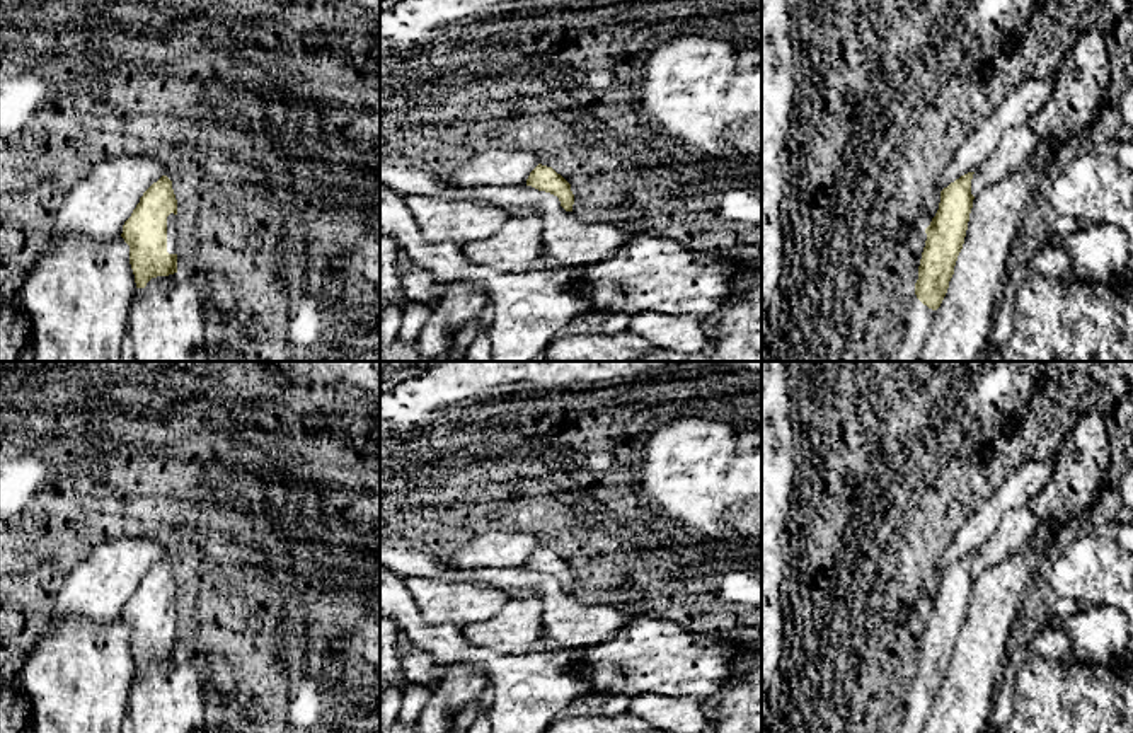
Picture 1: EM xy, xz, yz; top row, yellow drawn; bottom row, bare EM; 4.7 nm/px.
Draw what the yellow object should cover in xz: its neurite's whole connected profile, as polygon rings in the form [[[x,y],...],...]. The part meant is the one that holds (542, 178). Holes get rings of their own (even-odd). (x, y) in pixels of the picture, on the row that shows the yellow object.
[[[538,164],[528,176],[526,186],[532,186],[538,191],[550,193],[559,198],[561,206],[566,211],[572,211],[574,194],[571,184],[557,174],[552,167]]]

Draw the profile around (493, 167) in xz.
[[[491,148],[467,159],[446,181],[453,188],[520,188],[538,164],[526,150]]]

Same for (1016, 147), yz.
[[[1027,124],[1005,131],[997,150],[975,170],[971,194],[976,196],[990,186],[1022,172],[1038,143],[1039,140]]]

